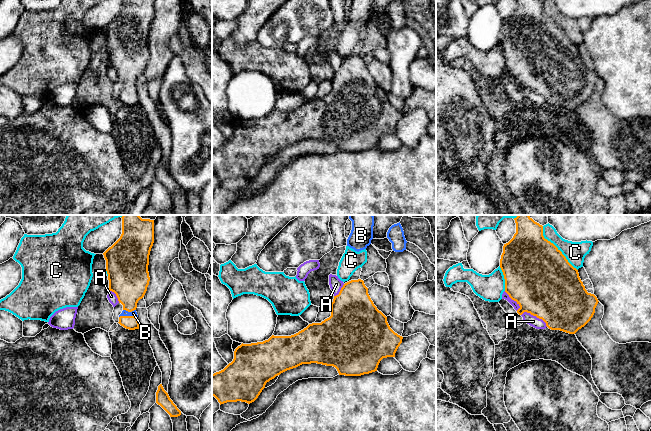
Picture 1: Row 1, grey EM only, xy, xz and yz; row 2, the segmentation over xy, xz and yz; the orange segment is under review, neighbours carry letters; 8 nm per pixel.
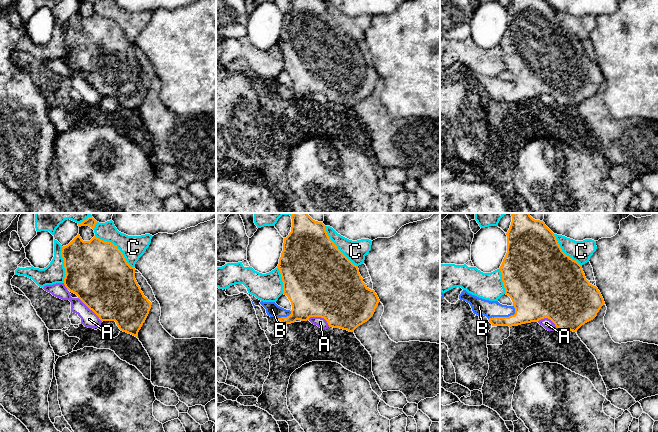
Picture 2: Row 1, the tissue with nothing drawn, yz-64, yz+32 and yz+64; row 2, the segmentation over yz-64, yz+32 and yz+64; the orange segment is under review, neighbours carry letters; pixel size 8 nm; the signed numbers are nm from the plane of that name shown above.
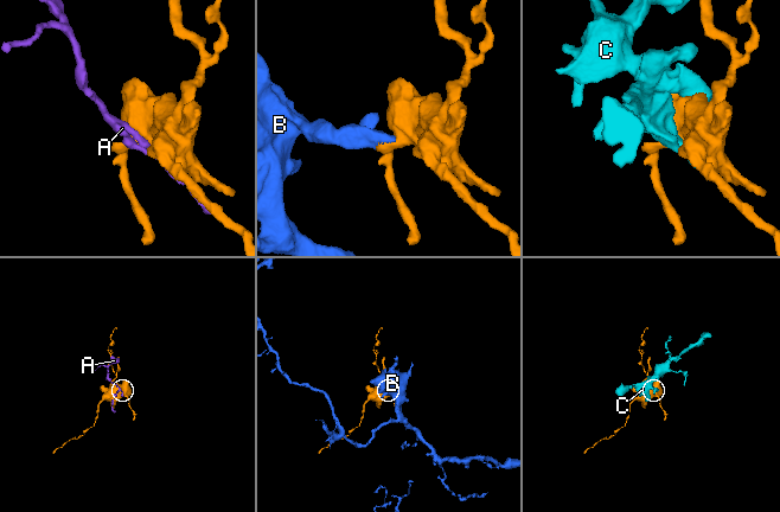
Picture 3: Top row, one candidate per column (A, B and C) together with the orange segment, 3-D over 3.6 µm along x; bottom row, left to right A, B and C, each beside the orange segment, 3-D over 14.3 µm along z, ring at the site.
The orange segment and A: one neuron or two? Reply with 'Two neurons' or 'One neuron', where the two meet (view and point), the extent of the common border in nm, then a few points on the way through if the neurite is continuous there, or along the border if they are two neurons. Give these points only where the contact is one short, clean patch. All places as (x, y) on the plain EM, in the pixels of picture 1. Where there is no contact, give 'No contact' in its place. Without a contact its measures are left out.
Two neurons. Touches orange at yz (535, 91). Shared border 240 nm

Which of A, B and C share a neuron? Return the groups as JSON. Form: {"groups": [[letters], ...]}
{"groups": [["A"], ["B"], ["C"]]}

